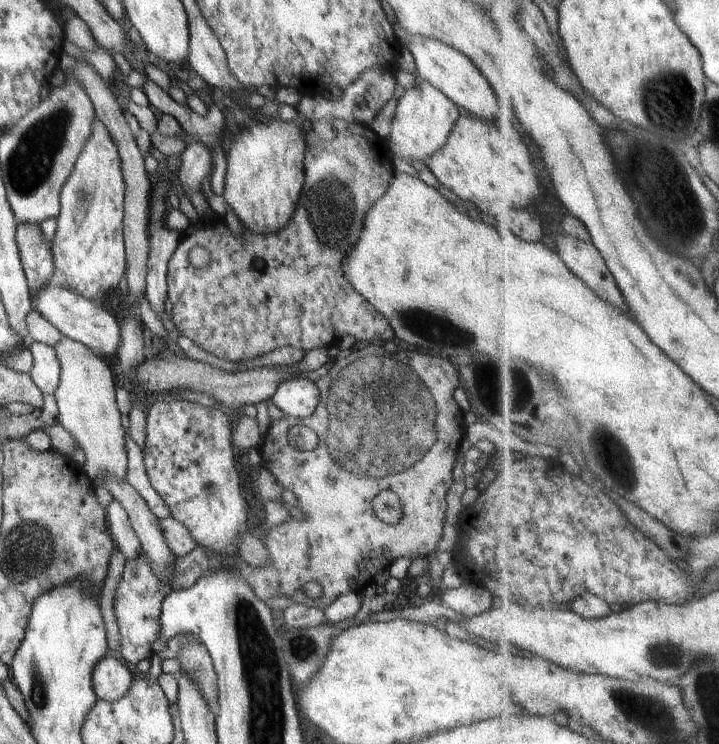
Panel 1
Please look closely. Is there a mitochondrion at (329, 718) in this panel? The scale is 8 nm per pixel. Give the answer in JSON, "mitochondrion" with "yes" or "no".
{"mitochondrion":"no"}

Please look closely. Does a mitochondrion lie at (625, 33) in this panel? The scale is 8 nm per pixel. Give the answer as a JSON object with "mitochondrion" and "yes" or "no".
{"mitochondrion":"no"}

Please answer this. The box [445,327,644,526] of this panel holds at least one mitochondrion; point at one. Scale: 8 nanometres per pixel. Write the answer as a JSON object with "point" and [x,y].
{"point":[609,453]}

